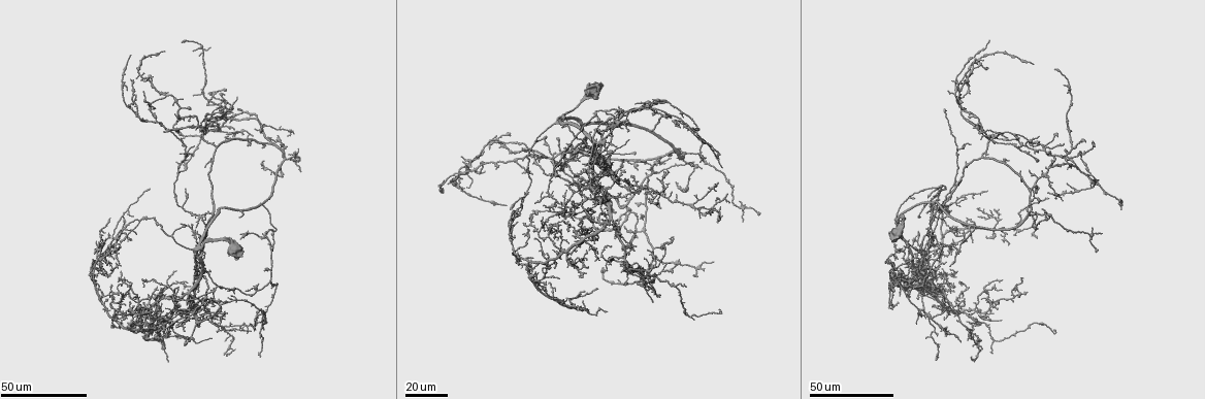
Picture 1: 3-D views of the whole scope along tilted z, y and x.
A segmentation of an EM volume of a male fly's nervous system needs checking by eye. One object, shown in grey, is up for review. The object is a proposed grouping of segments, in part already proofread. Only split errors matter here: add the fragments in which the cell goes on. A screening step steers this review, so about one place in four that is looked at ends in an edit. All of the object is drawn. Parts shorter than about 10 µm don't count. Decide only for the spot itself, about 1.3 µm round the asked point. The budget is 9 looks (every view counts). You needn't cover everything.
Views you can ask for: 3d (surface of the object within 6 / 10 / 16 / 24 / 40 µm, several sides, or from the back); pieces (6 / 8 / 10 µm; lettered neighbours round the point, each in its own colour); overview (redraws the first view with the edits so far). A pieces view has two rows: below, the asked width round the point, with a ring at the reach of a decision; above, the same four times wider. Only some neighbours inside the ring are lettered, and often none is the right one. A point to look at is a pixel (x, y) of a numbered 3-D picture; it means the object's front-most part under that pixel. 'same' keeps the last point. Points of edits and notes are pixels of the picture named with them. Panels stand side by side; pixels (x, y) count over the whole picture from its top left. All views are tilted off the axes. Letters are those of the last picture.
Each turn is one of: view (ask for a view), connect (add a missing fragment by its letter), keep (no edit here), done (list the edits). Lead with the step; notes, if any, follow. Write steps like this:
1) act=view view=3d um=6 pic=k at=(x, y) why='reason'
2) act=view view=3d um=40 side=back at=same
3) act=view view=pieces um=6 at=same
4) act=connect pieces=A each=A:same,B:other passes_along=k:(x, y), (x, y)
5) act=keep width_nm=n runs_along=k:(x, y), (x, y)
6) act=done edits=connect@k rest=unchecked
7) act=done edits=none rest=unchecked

act=view view=3d um=40 pic=1 at=(1064, 145) why='an open end'

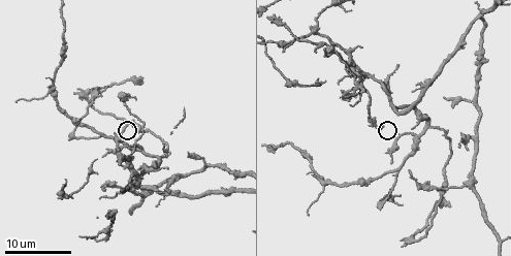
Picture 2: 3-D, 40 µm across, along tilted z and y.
act=view view=pieces um=10 pic=2 at=(129, 121) why='what lies round it'

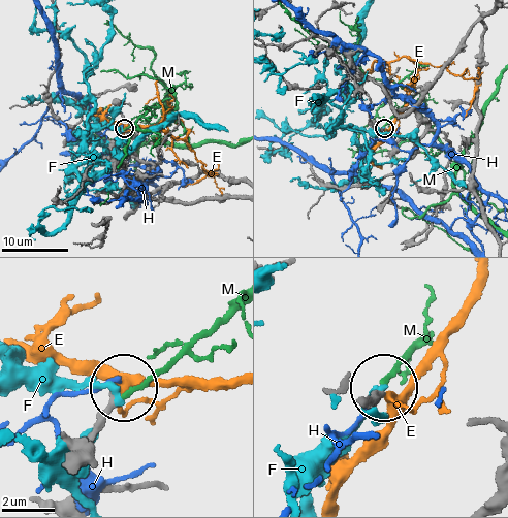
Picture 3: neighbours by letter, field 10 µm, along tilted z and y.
act=keep each=E:other,F:other,H:other,M:other runs_along=3:(76, 468), (119, 389) found='no lettered fragment goes on from it'

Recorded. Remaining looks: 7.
act=view view=3d um=16 pic=2 at=(187, 153) why='thin end'

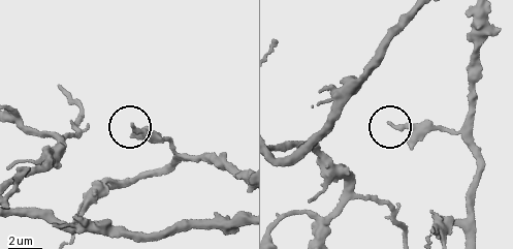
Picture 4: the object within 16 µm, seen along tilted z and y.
act=view view=pieces um=8 pic=4 at=(133, 125) why='see the neighbours'

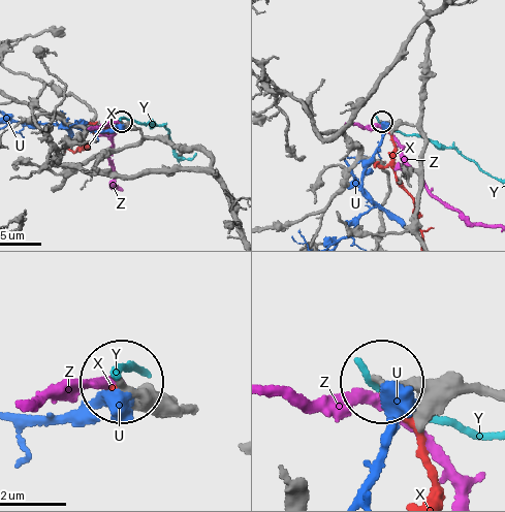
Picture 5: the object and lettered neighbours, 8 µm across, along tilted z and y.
act=keep each=U:other,X:other,Y:other,Z:other found='none of them fits'

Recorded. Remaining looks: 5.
act=view view=3d um=40 pic=1 at=(1048, 193) why='tapers out'

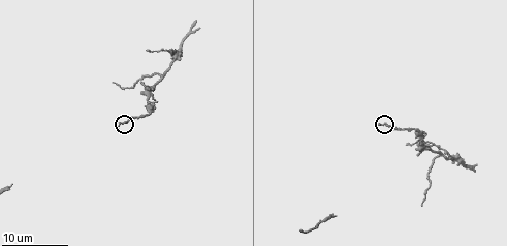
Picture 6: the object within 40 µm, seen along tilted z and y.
act=view view=pieces um=6 pic=6 at=(377, 125)

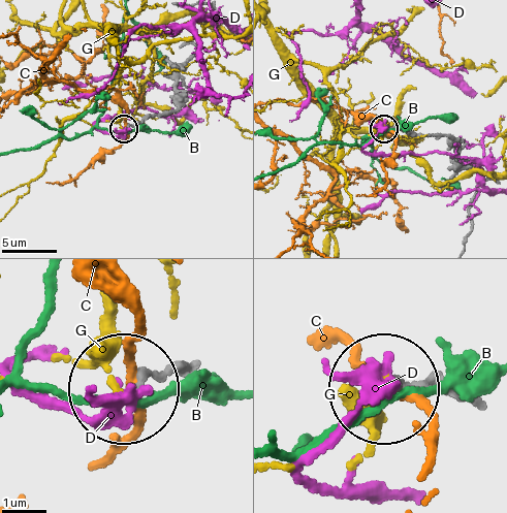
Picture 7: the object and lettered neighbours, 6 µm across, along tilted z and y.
act=keep each=B:other,C:other,D:other,G:other found='none of them fits'

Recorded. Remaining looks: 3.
act=view view=3d um=24 pic=2 at=(104, 187) why='branch stops here'

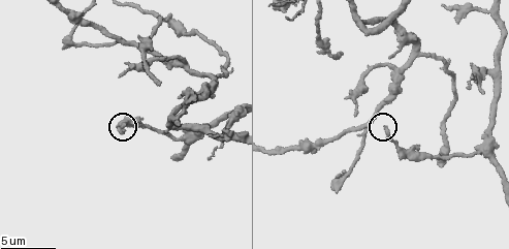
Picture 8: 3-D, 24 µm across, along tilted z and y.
act=view view=pieces um=6 pic=8 at=(123, 128)

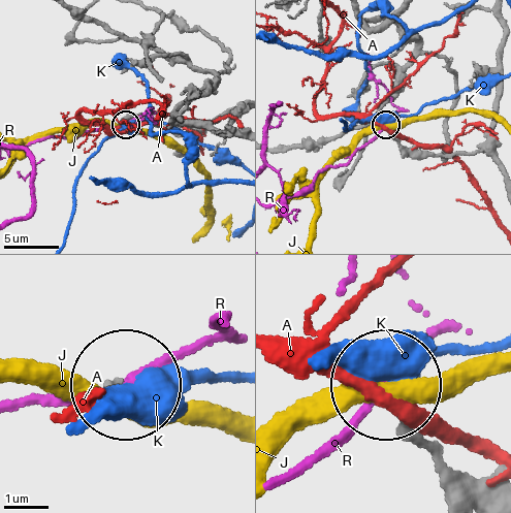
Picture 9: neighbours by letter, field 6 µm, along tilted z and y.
act=keep each=A:other,J:other,K:other,R:other found='no lettered fragment goes on from it'

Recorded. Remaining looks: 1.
act=done edits=none rest=unchecked

